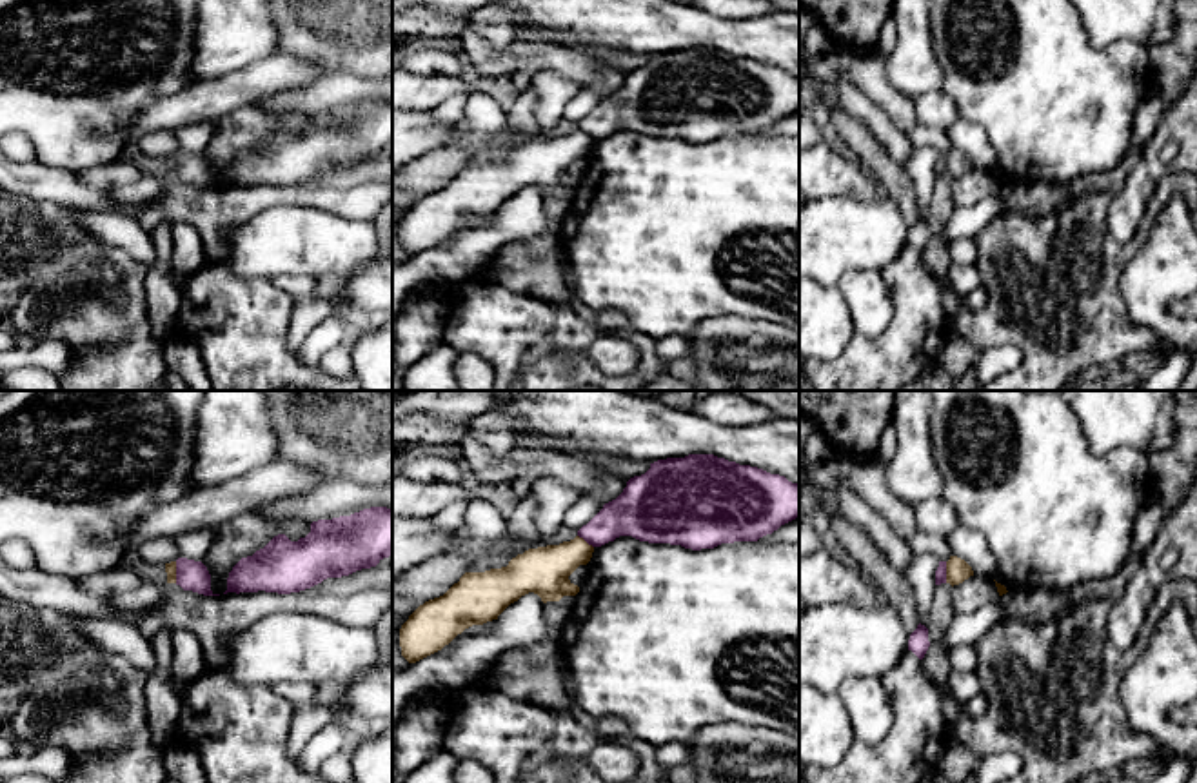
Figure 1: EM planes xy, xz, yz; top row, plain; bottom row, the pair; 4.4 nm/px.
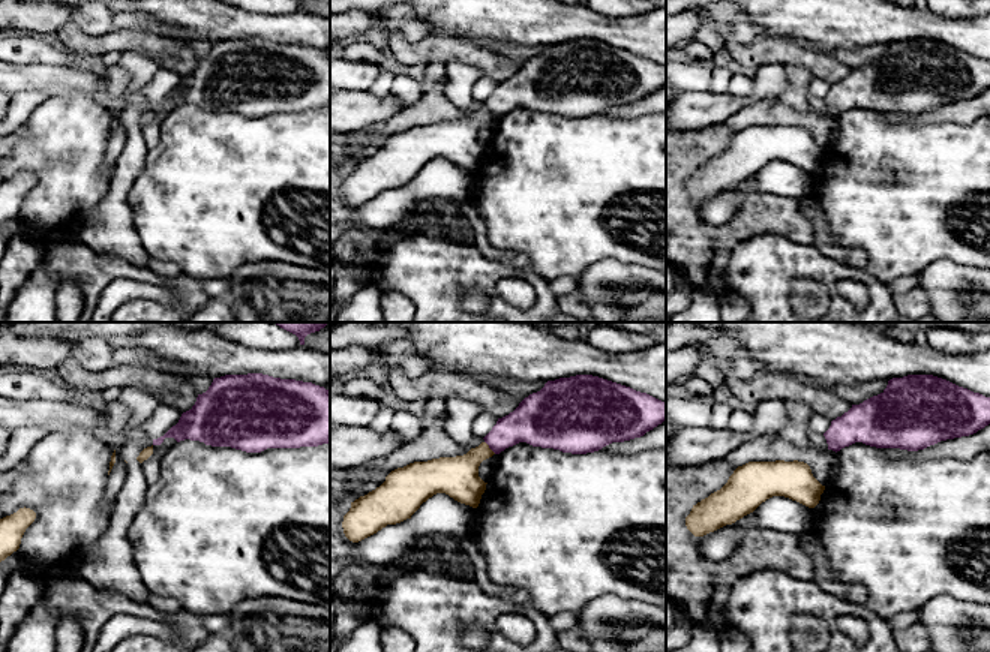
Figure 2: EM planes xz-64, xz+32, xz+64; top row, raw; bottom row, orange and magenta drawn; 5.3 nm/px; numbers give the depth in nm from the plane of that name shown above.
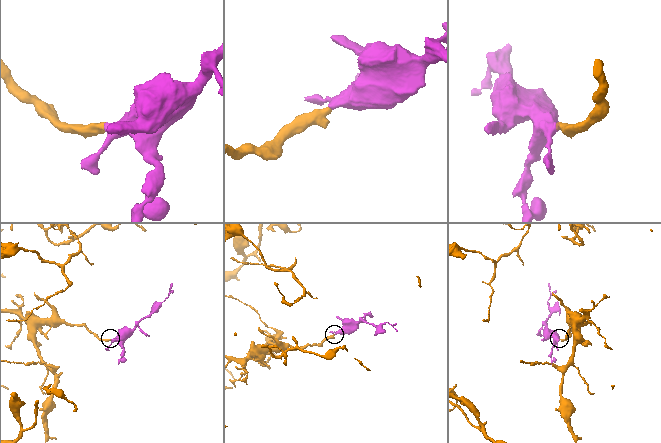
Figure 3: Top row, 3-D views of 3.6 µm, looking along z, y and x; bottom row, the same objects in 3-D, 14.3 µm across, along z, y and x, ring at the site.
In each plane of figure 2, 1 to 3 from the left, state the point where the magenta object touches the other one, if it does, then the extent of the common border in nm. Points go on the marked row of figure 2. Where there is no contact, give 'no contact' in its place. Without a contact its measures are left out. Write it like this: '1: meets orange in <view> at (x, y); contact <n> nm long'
1: no contact
2: meets orange in xz+32 at (488, 447); contact 90 nm long
3: no contact

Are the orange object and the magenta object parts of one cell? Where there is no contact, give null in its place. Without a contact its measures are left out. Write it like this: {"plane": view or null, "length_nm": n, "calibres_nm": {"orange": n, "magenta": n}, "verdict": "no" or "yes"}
{"plane": "xy", "length_nm": 100, "calibres_nm": {"orange": 50, "magenta": 130}, "verdict": "no"}

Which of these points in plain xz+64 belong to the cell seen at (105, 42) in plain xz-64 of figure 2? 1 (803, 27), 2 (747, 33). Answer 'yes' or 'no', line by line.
1: no
2: no

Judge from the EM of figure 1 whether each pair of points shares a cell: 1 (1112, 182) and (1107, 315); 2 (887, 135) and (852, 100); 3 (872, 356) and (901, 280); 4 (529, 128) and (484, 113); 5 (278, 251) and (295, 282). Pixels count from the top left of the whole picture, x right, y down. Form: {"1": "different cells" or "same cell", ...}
{"1": "different cells", "2": "same cell", "3": "same cell", "4": "different cells", "5": "different cells"}

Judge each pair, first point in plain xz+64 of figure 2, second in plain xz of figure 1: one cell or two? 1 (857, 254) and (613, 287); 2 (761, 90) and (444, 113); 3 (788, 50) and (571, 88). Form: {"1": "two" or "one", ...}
{"1": "two", "2": "two", "3": "two"}

